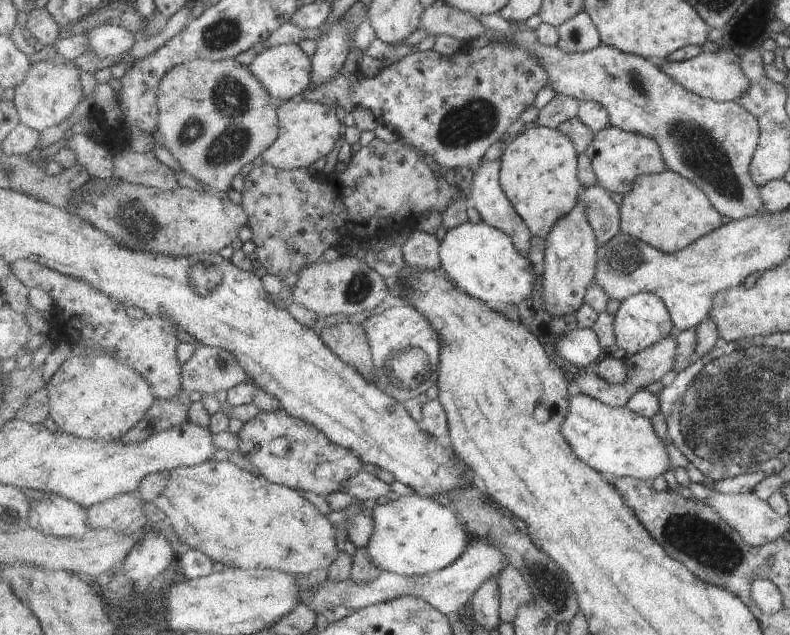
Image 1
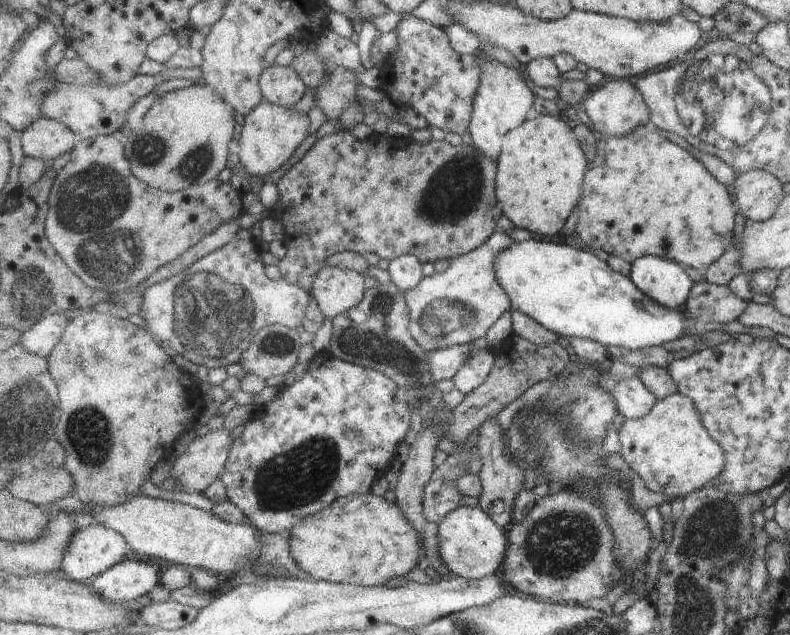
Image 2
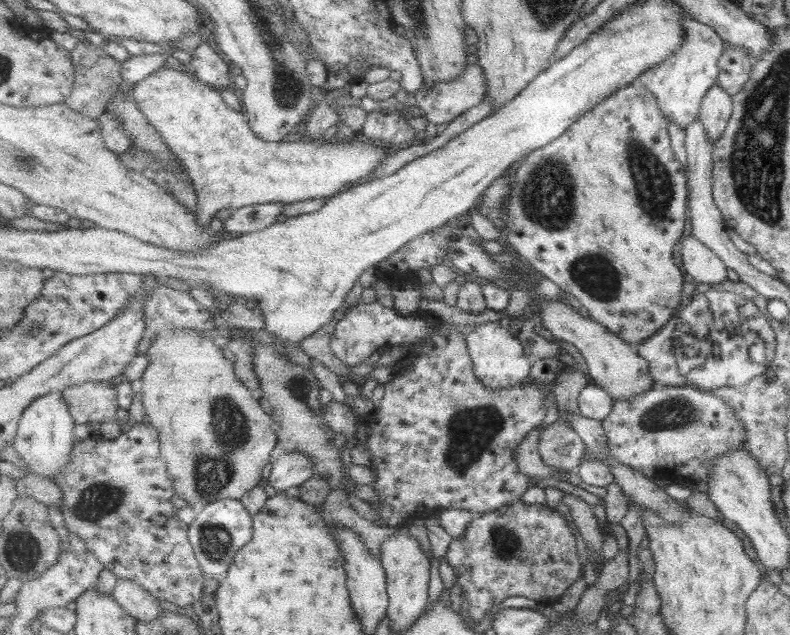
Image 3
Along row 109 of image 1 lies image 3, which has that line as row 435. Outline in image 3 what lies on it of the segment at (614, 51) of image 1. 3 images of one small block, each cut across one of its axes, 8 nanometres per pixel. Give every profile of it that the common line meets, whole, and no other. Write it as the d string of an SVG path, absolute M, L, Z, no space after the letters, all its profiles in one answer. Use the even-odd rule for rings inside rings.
M656 385L643 394L615 402L612 414L603 420L603 424L608 434L609 454L616 463L624 464L651 479L666 483L706 482L713 458L725 454L730 449L734 451L736 447L747 447L746 430L729 405L720 397L716 397L714 392L701 391L692 385Z

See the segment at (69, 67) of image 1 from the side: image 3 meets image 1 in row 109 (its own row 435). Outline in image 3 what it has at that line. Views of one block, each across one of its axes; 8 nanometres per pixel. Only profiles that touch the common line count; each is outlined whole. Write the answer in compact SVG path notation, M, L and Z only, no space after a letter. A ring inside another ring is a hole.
M54 392L38 398L24 413L14 448L29 465L30 472L54 479L64 475L73 462L76 442L76 417L72 413L65 396Z

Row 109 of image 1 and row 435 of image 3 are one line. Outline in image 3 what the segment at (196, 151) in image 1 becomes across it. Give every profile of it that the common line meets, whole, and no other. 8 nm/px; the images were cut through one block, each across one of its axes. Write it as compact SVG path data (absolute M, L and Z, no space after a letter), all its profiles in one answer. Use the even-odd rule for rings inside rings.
M194 329L170 330L164 334L164 338L161 336L154 340L147 354L151 358L151 364L142 378L142 401L146 416L159 430L162 454L169 462L169 472L174 478L176 492L196 511L224 498L242 500L258 487L279 442L277 432L272 430L270 410L262 400L254 397L235 371L235 364L226 360L214 339L211 336L201 336Z

